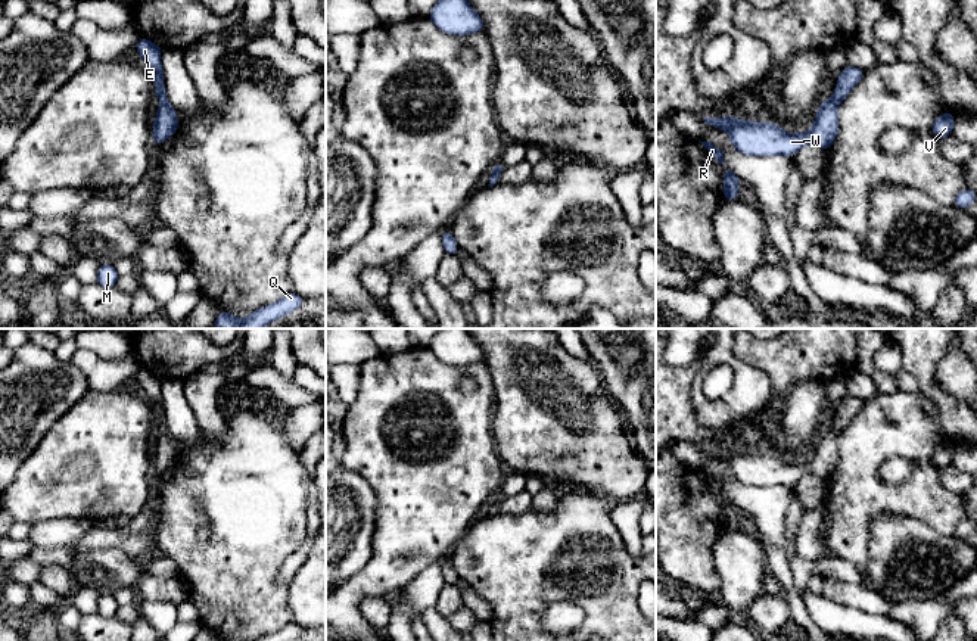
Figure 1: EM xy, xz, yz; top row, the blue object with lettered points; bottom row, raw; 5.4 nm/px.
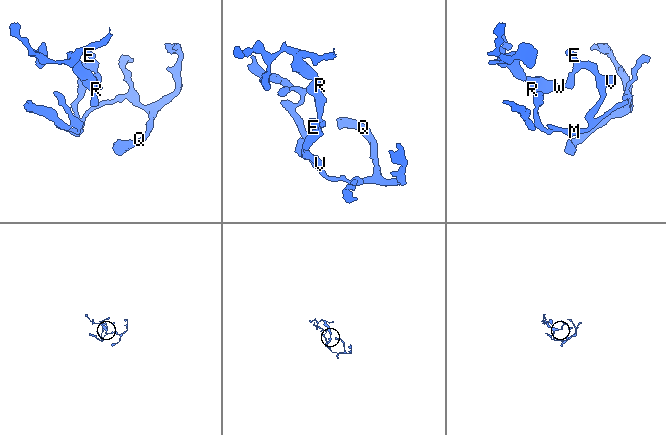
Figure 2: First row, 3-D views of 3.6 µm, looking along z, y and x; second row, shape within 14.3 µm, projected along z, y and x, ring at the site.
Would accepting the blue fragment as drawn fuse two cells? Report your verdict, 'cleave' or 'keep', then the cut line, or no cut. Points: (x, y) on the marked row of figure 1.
keep | no cut

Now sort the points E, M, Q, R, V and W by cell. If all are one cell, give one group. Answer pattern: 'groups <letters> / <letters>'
groups E M Q R V W

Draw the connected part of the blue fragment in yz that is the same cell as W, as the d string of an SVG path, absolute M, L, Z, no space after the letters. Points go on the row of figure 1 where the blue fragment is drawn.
M847 65L838 72L838 83L833 99L824 99L821 102L813 127L808 133L785 134L777 122L763 124L731 116L703 119L718 130L725 130L732 146L740 153L749 156L793 156L806 144L815 144L828 150L838 136L837 105L847 97L864 75L864 69L852 65Z

